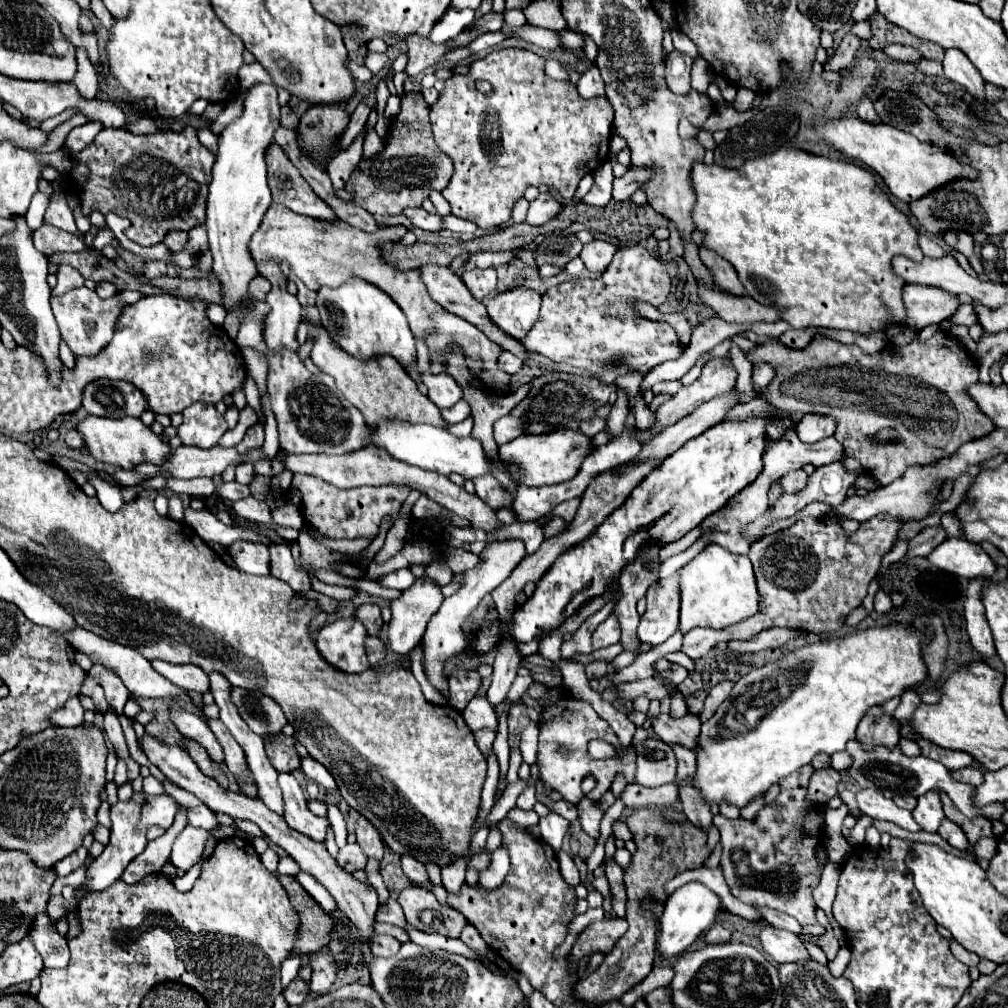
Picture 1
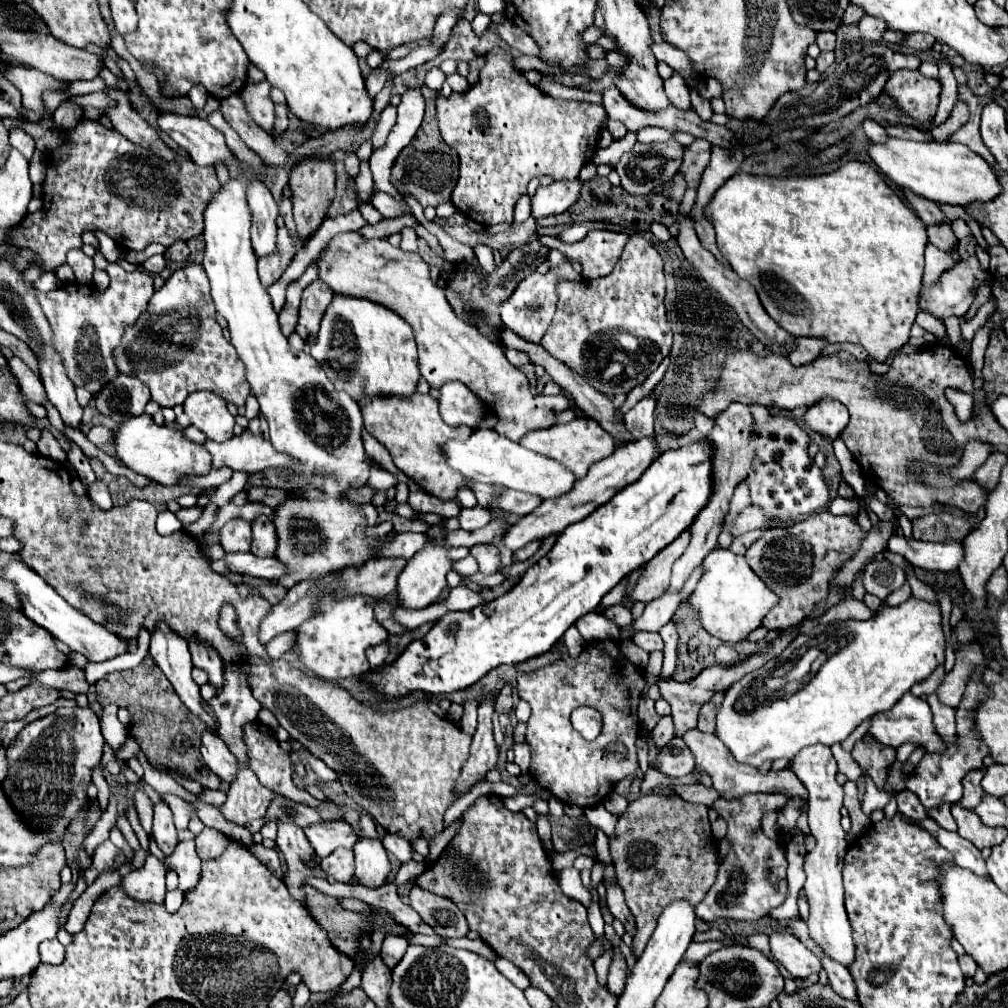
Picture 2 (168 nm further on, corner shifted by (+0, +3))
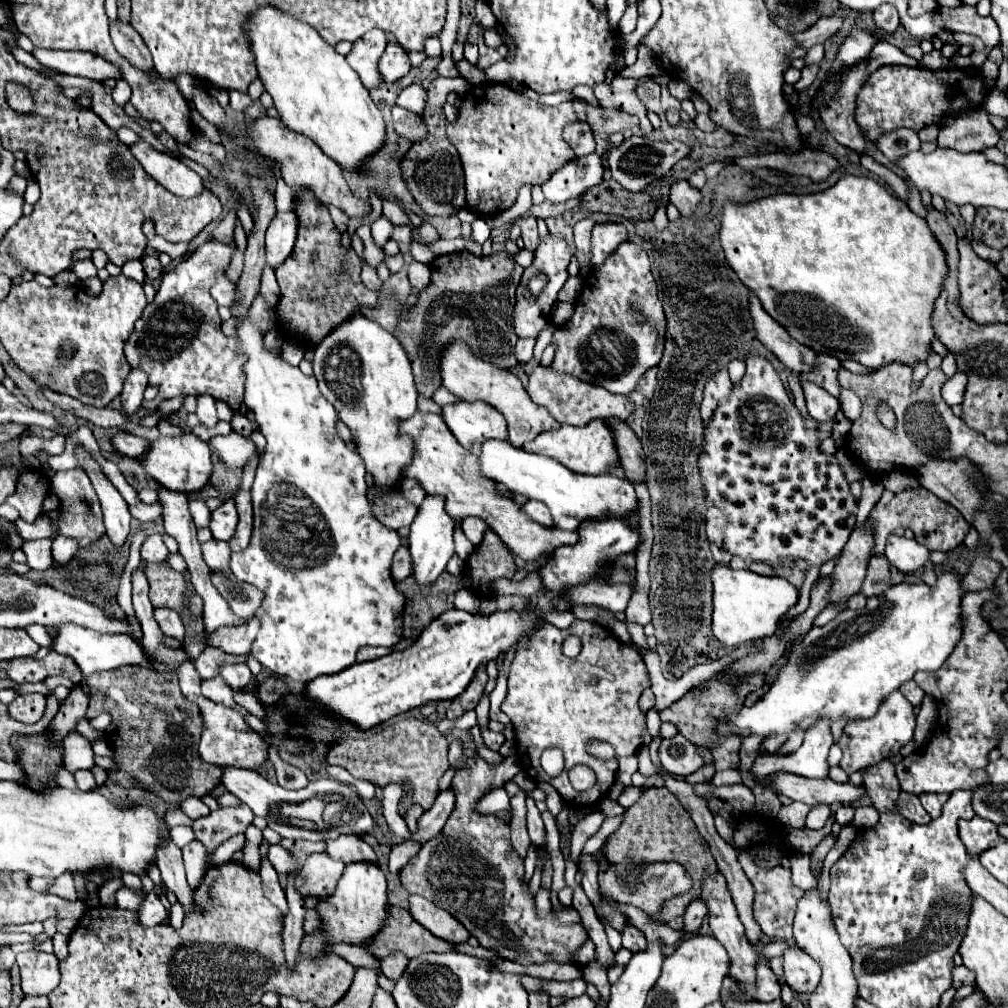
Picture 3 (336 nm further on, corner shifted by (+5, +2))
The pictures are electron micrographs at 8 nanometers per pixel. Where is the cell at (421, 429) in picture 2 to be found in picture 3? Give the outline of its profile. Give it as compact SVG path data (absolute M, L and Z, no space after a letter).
M417 410L411 418L399 422L399 434L413 438L413 462L403 468L405 478L417 480L429 496L445 496L447 504L445 510L455 520L461 520L465 516L479 516L483 518L489 528L499 534L499 538L505 542L509 550L519 554L523 560L535 560L541 554L551 552L557 544L573 544L575 532L563 532L559 528L545 528L521 510L509 496L503 496L495 490L495 482L483 478L477 466L475 448L463 448L455 436L451 436L451 430L447 424L443 424L443 418L439 414L429 414Z

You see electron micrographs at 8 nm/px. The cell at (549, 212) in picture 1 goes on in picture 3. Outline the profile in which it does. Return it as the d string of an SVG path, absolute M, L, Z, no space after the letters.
M597 152L589 156L575 158L567 168L555 172L541 188L545 200L553 204L563 204L571 198L579 198L587 188L599 184L603 180L601 156Z

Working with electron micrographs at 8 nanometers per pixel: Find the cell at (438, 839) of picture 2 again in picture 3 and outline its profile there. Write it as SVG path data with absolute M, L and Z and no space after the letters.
M417 804L415 806L412 806L409 812L407 813L405 821L411 833L417 832L417 821L422 814L423 810L420 806L417 806Z

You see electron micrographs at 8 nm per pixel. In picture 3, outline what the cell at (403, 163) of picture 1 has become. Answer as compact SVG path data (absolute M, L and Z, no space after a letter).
M461 76L457 78L435 78L429 88L427 88L427 102L425 102L425 112L423 112L423 122L429 128L429 134L425 140L413 144L409 152L405 154L401 162L403 178L413 194L415 202L425 210L429 216L451 216L455 210L465 208L465 192L463 192L463 168L459 164L459 156L455 152L455 146L447 140L445 136L445 114L443 114L443 104L445 96L449 92L465 94L469 90L469 82Z

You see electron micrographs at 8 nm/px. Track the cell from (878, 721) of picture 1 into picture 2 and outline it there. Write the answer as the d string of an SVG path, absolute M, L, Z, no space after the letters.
M860 739L852 749L852 757L860 765L860 769L876 783L876 787L884 787L884 775L896 761L896 749L872 743L872 739Z

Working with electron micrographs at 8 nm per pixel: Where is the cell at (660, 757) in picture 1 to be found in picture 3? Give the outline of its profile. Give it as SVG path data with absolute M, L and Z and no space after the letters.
M681 734L661 742L659 760L661 760L661 766L675 776L693 774L703 766L703 758L697 754L695 746Z

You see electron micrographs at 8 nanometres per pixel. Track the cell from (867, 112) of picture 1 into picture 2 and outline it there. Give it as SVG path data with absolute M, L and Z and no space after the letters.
M866 119L862 127L864 127L864 133L866 133L866 137L868 137L872 143L886 143L886 141L888 141L886 129L884 129L882 125L878 125L878 123L874 123L874 121Z

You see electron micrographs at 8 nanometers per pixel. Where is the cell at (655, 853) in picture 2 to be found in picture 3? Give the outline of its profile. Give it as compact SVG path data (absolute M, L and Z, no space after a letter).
M647 788L641 794L641 798L631 808L625 810L621 826L605 842L605 854L607 854L605 858L611 864L623 864L631 868L631 872L635 868L643 868L647 864L657 864L657 862L679 862L687 870L687 874L693 880L691 890L673 896L661 904L659 912L653 916L653 920L659 924L667 924L669 920L683 916L689 902L701 896L703 878L719 872L717 862L711 856L711 850L707 848L705 840L699 836L689 812L667 788Z

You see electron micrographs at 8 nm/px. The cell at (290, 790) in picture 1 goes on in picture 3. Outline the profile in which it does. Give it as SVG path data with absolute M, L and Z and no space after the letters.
M341 834L335 840L327 840L327 854L333 860L343 860L349 864L351 860L377 860L373 848L359 836L355 834Z

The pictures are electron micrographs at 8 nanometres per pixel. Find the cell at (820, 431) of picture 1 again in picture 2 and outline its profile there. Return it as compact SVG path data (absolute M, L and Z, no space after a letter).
M822 399L822 403L812 405L806 415L804 423L814 431L830 437L838 437L848 423L848 409L836 399Z

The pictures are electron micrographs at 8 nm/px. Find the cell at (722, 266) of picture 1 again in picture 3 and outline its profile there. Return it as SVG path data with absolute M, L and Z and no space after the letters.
M679 180L679 184L675 184L675 188L671 188L671 204L677 206L677 210L681 212L683 218L693 218L693 212L701 206L701 192L693 186L689 186L687 180Z

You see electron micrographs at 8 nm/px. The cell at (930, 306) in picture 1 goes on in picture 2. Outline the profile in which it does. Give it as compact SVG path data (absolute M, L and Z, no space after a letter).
M976 255L958 263L956 267L944 271L936 285L922 289L920 309L938 317L962 317L968 313L974 297L970 297L972 289L980 285L994 285L994 277L984 271L976 259Z

